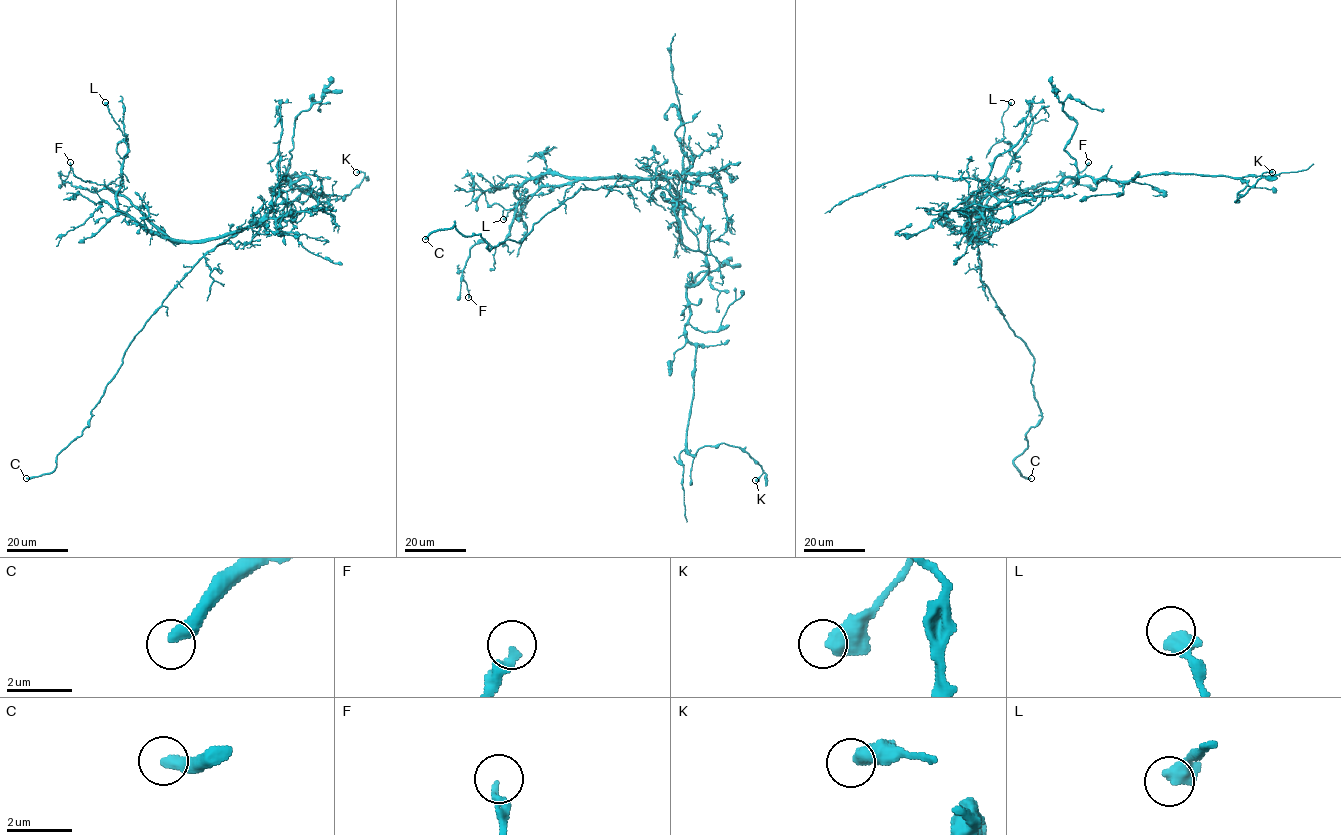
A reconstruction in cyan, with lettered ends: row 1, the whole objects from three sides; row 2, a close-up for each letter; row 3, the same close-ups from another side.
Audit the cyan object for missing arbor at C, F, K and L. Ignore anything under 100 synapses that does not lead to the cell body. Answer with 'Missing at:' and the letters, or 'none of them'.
Missing at: C

